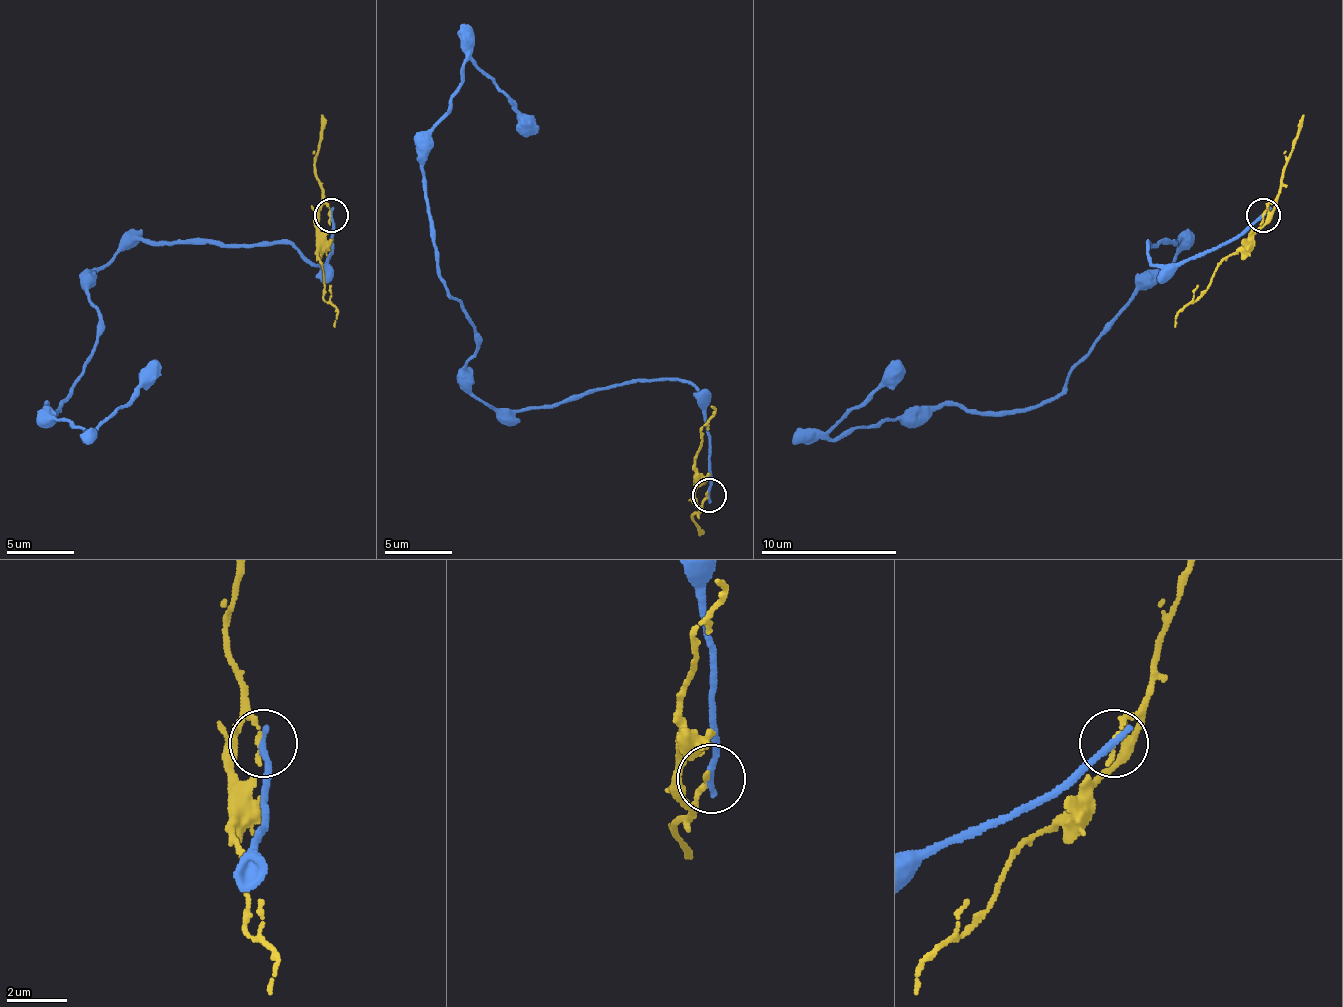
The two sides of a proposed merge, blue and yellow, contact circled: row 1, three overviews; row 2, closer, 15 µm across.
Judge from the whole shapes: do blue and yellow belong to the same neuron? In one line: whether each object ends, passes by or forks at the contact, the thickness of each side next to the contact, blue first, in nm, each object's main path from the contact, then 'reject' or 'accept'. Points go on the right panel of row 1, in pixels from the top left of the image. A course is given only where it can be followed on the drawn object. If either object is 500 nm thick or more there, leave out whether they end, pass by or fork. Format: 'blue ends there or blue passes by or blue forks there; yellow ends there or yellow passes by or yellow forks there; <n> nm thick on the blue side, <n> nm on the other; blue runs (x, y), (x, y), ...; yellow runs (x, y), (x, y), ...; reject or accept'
blue ends there; yellow ends there; 260 nm thick on the blue side, 170 nm on the other; blue runs (1262, 214), (1170, 262), (1147, 245), (1177, 255), (1058, 394), (915, 405), (830, 439), (902, 360); yellow runs (1262, 214), (1273, 211), (1222, 262), (1198, 299), (1184, 309), (1174, 326); reject

